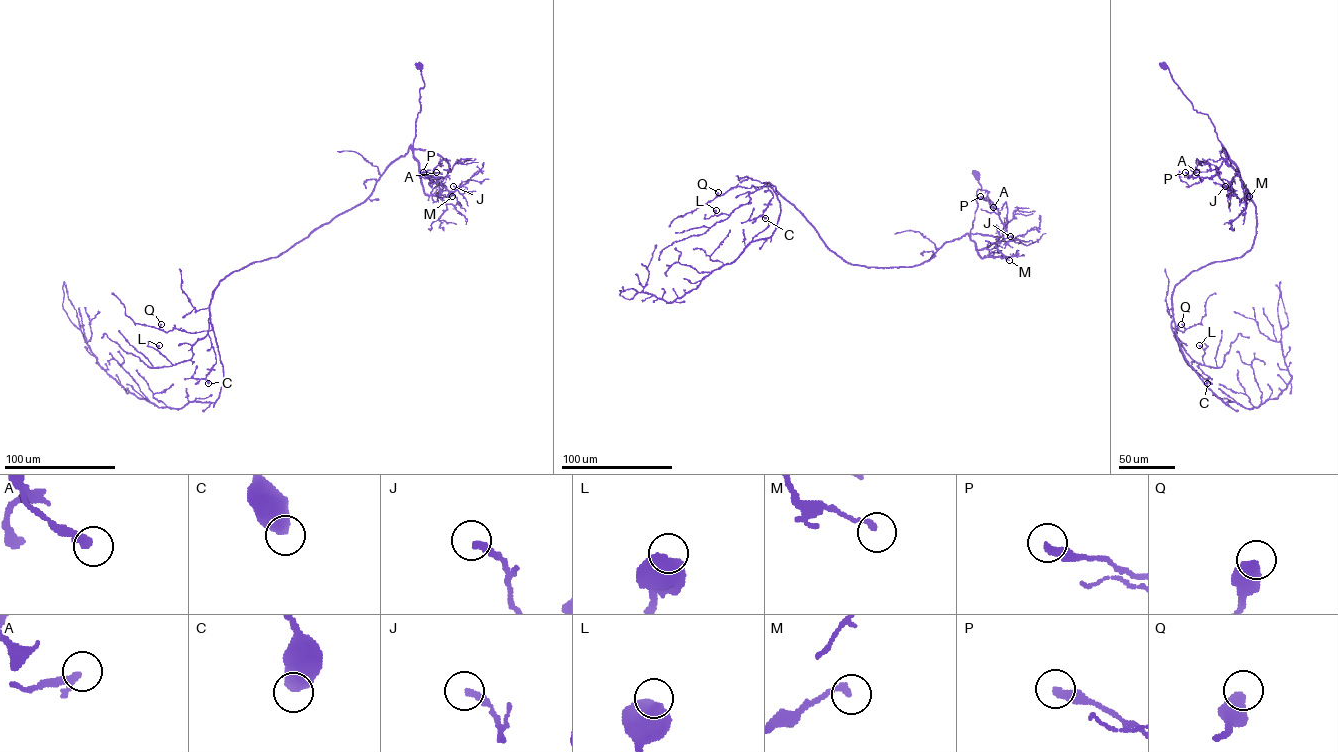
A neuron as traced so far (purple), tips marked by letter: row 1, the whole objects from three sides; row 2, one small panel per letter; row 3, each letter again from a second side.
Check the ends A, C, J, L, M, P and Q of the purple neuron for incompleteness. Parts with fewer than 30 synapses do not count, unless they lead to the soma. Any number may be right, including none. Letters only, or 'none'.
none

